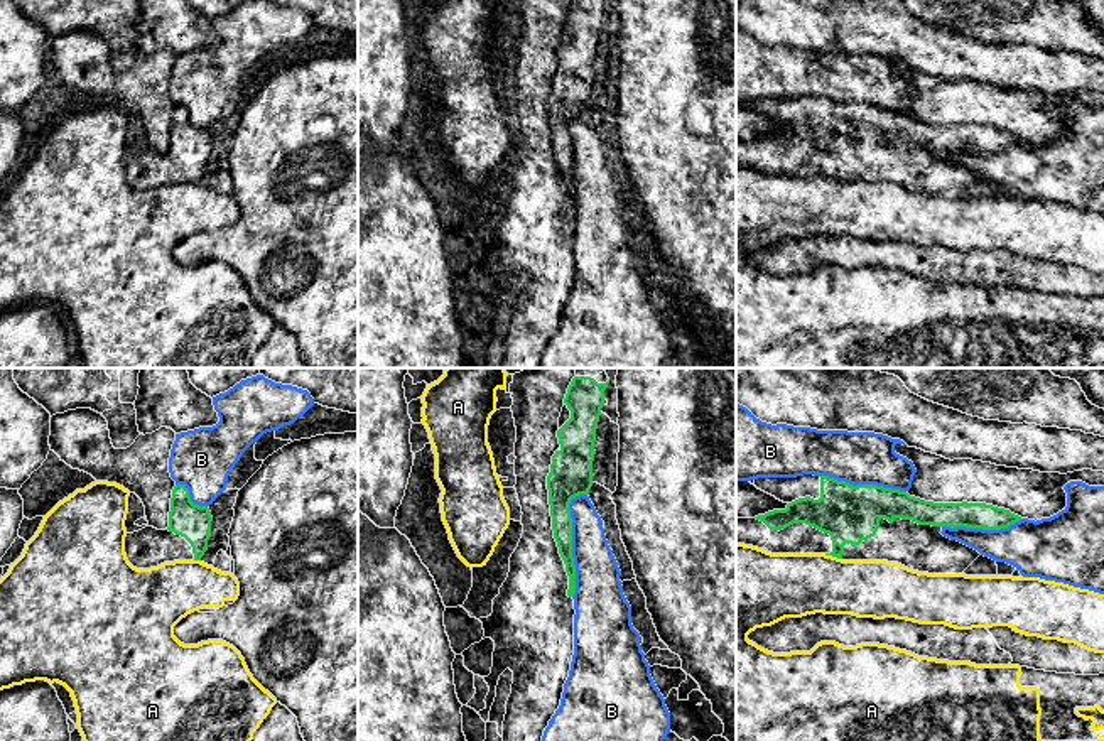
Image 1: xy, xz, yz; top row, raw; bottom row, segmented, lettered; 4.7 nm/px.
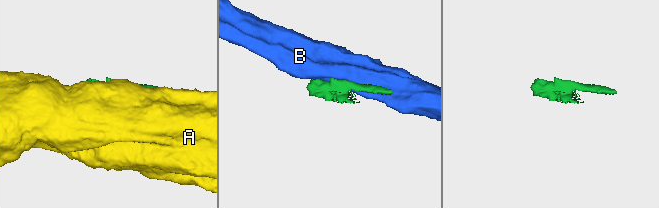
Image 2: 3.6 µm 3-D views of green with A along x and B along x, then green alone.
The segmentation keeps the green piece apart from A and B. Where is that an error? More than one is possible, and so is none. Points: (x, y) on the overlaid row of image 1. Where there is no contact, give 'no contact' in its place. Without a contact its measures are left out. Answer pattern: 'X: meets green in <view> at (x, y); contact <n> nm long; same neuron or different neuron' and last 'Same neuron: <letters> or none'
A: meets green in yz at (833, 556); contact 90 nm long; different neuron
B: meets green in xz at (571, 542); contact 500 nm long; different neuron
Same neuron: none

